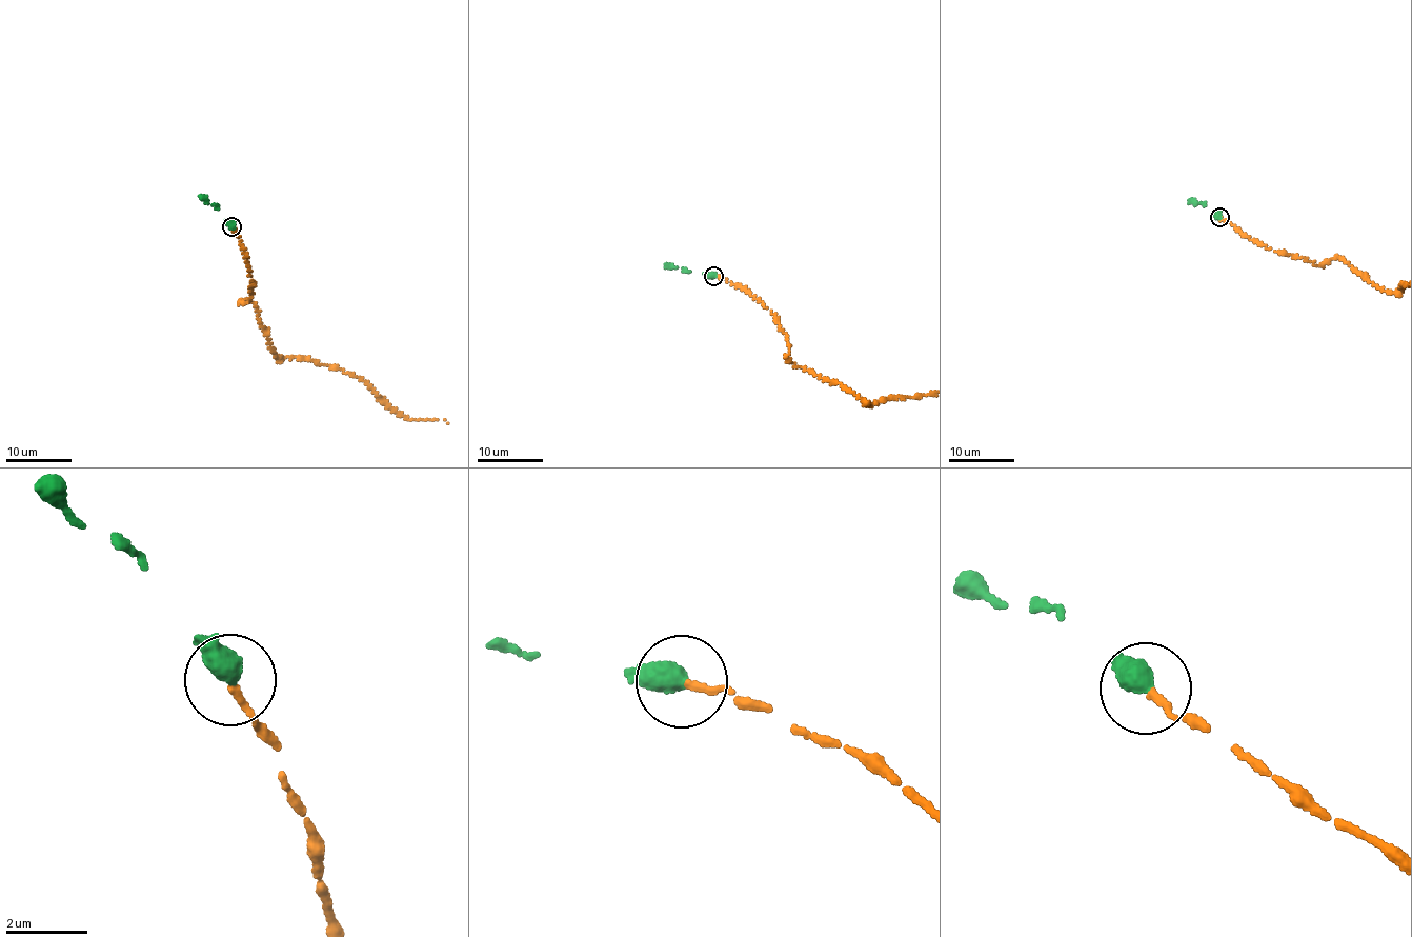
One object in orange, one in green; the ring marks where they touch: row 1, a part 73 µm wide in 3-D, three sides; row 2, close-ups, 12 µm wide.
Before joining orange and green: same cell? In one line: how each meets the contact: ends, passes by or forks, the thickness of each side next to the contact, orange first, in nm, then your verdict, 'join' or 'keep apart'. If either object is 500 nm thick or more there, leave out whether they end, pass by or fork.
orange ends; green passes by; calibres 160 and 440 nm; join

